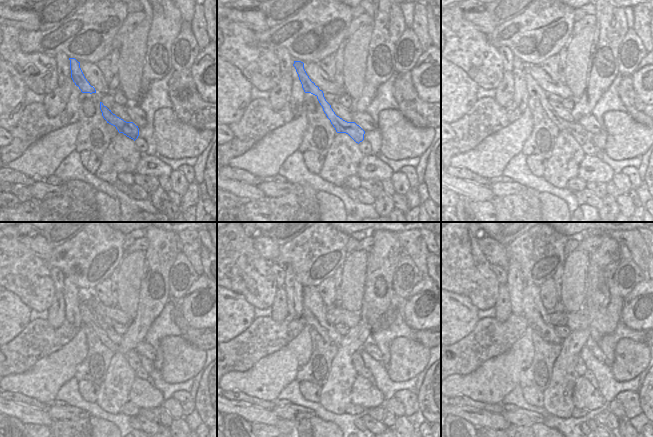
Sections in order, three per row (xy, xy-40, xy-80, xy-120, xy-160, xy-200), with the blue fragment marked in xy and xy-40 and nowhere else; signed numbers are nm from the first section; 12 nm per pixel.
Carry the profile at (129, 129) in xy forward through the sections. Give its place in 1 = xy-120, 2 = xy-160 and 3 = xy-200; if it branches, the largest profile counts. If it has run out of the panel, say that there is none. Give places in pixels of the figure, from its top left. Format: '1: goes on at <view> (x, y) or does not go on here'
1: goes on at xy-120 (86, 314)
2: goes on at xy-160 (308, 317)
3: goes on at xy-200 (580, 366)

